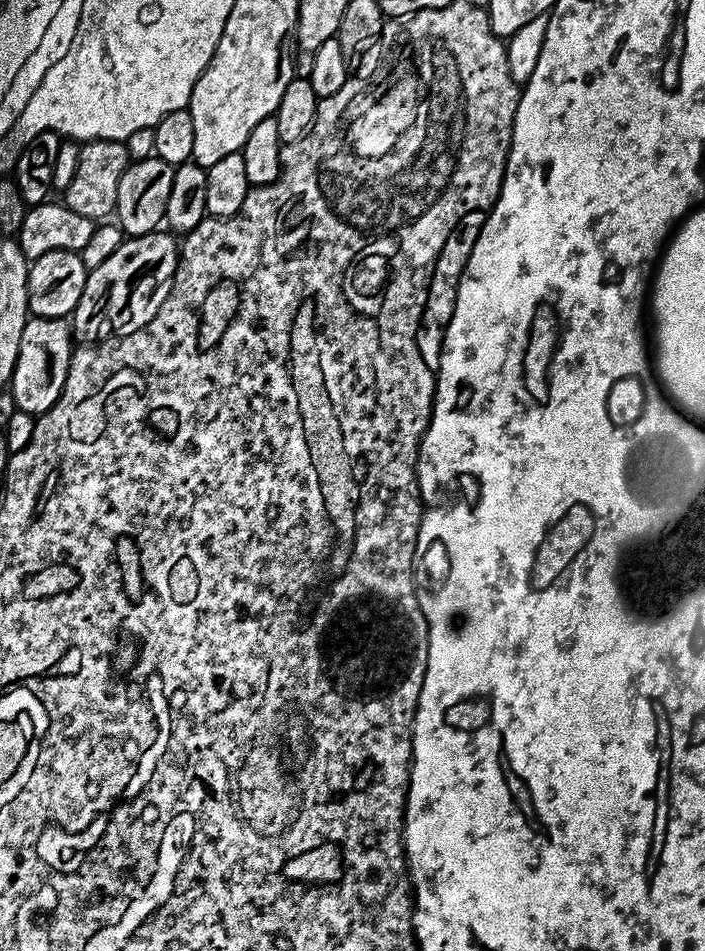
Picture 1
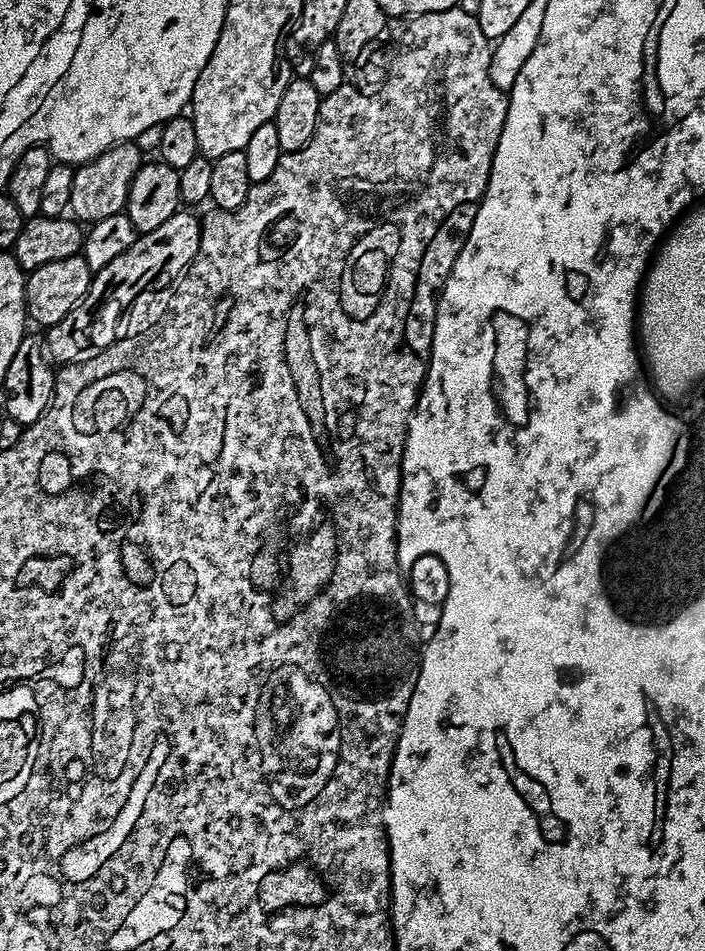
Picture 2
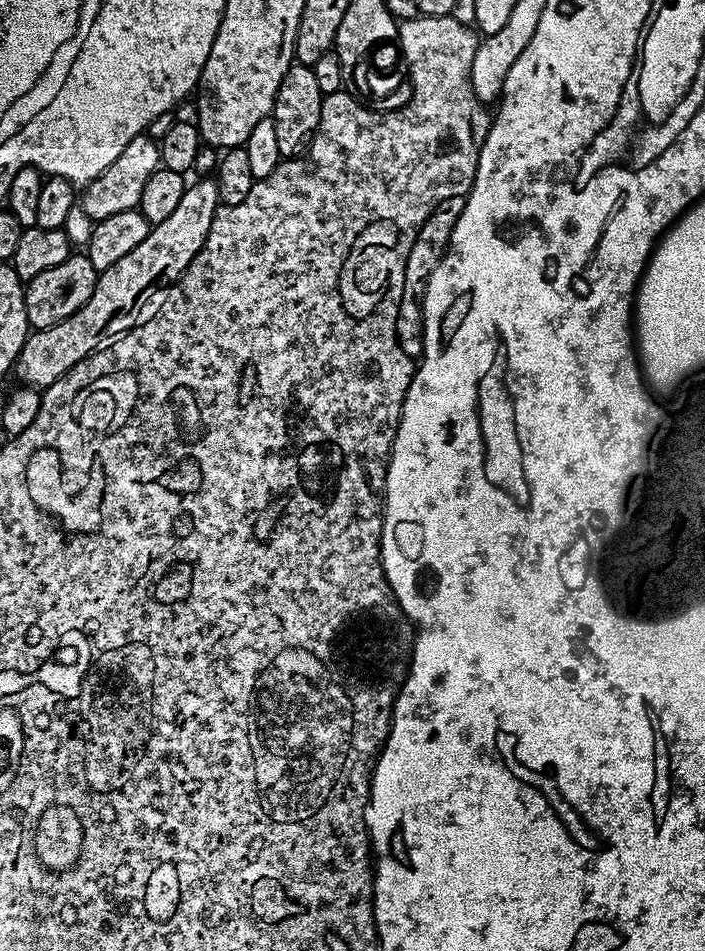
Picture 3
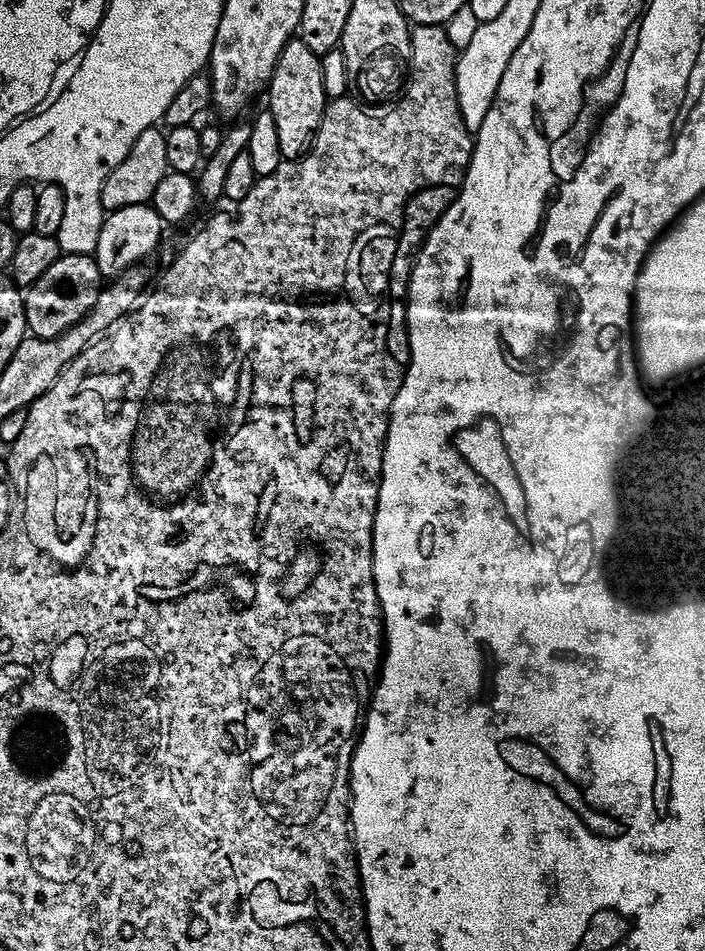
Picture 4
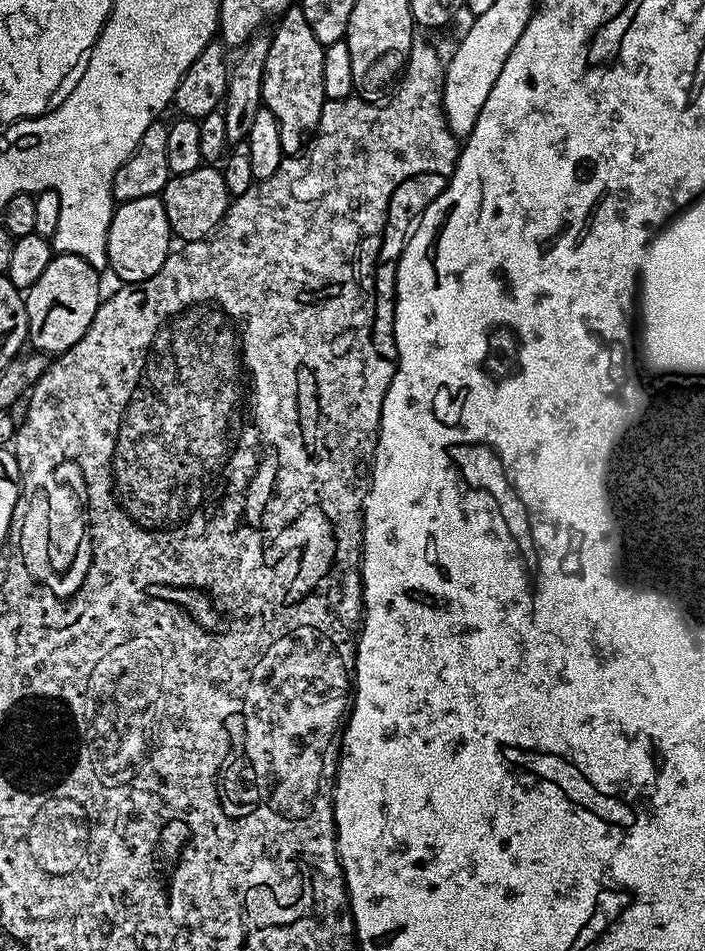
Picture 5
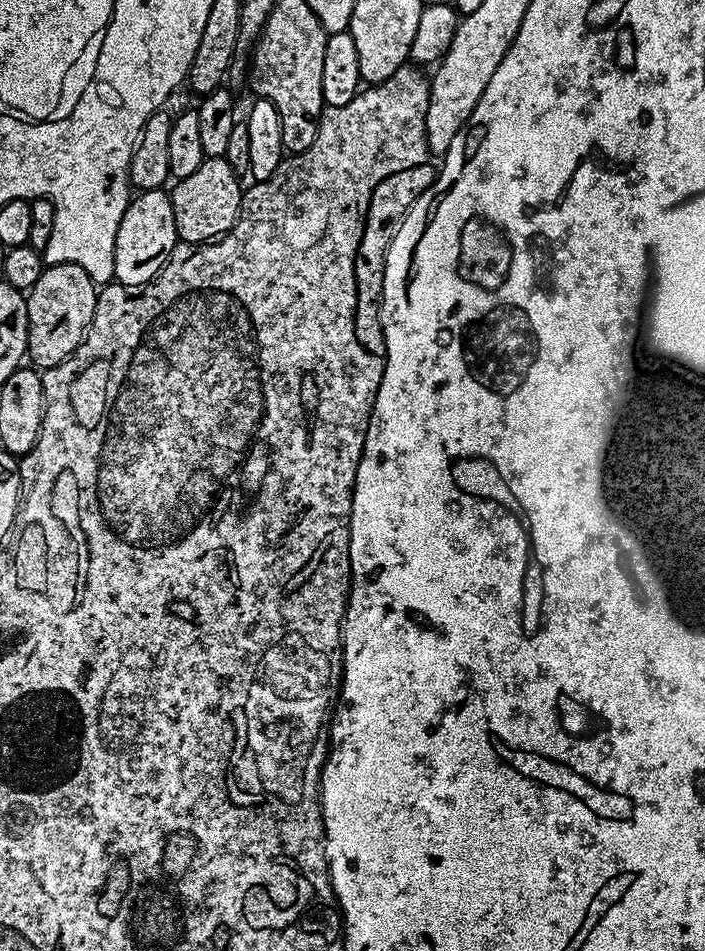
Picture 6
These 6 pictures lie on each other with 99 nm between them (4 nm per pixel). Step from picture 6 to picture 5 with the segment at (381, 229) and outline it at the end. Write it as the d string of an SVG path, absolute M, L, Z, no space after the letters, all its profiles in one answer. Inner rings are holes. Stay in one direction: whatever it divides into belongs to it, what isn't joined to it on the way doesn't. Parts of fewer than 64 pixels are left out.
M414 174L406 178L394 190L390 198L390 206L386 210L384 231L378 240L378 252L381 257L392 256L390 260L381 259L376 265L376 286L374 289L374 307L370 312L370 342L376 347L376 352L382 354L384 359L395 361L396 339L394 338L394 310L396 309L396 260L400 252L406 246L409 236L412 234L414 222L419 220L421 214L430 206L438 194L442 194L444 187L448 185L448 177L442 174Z

